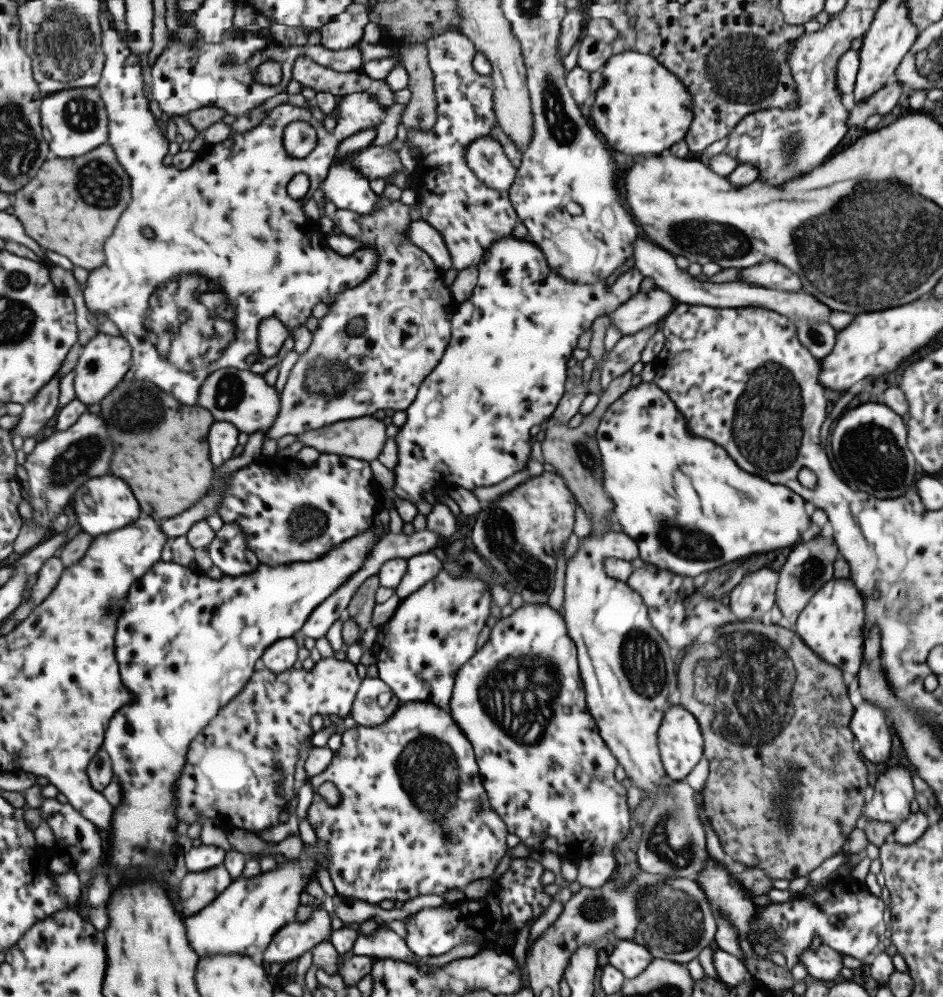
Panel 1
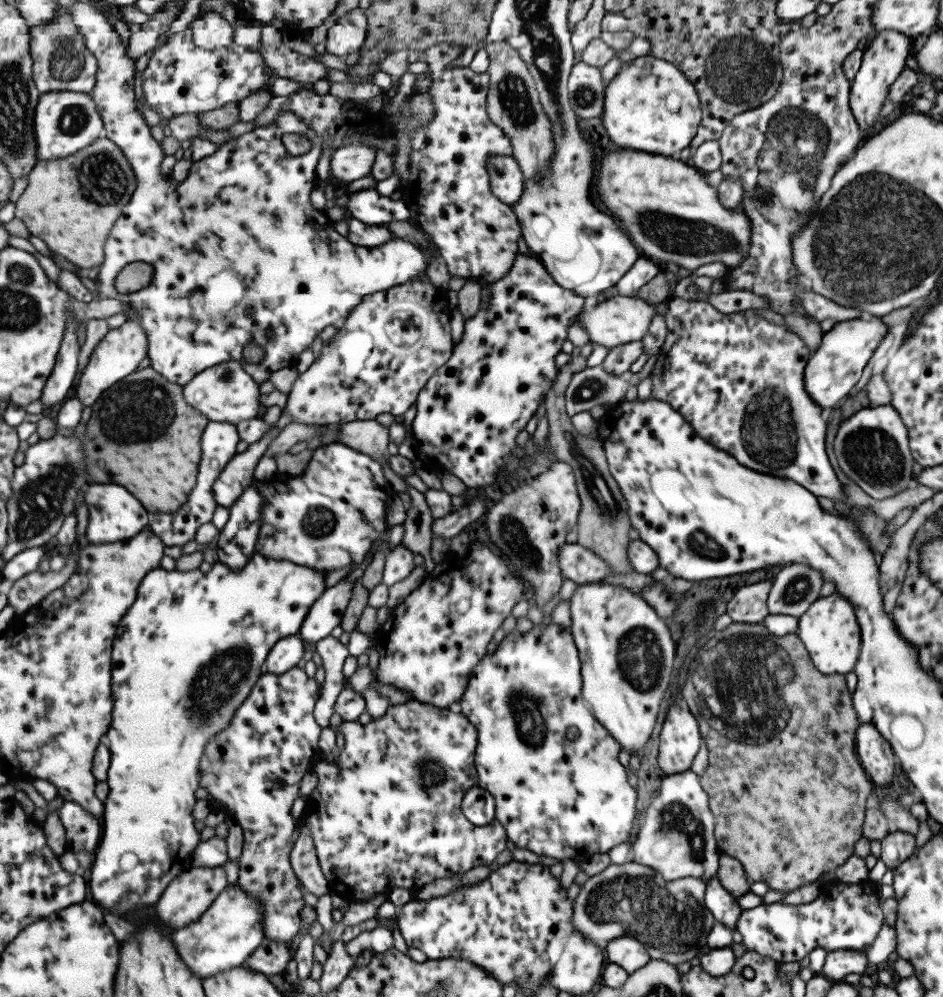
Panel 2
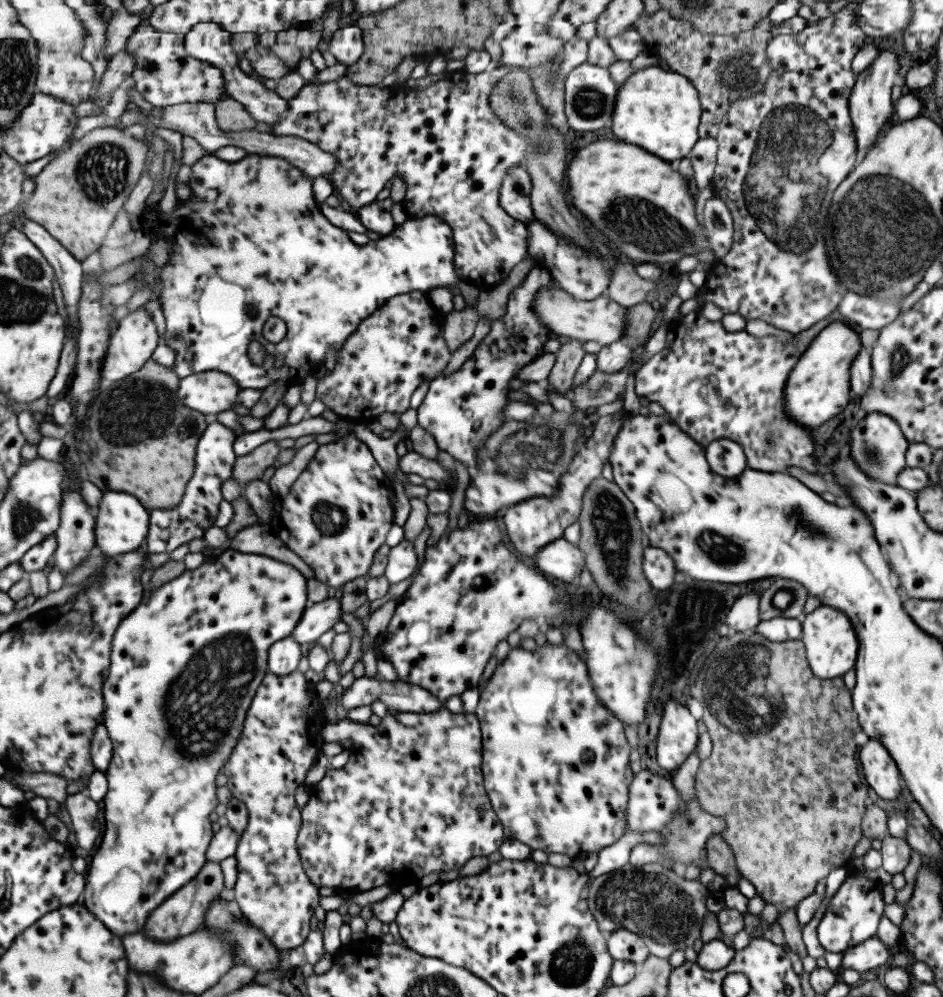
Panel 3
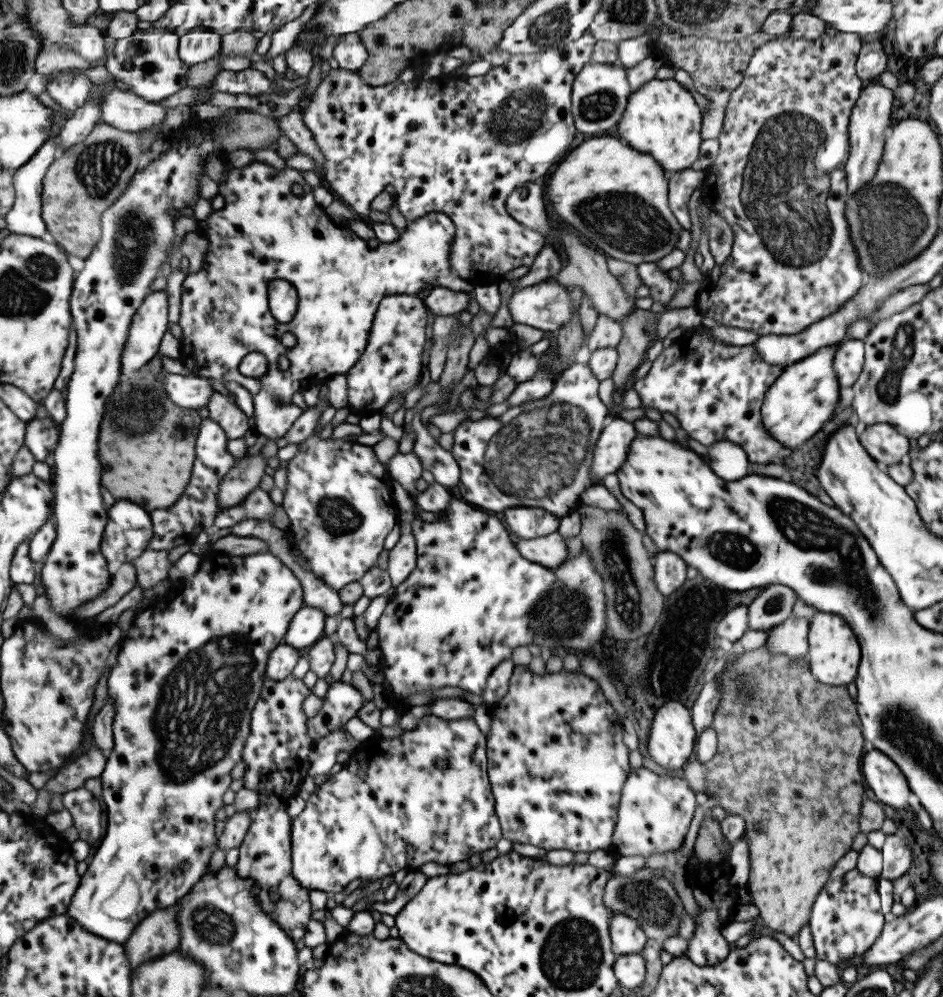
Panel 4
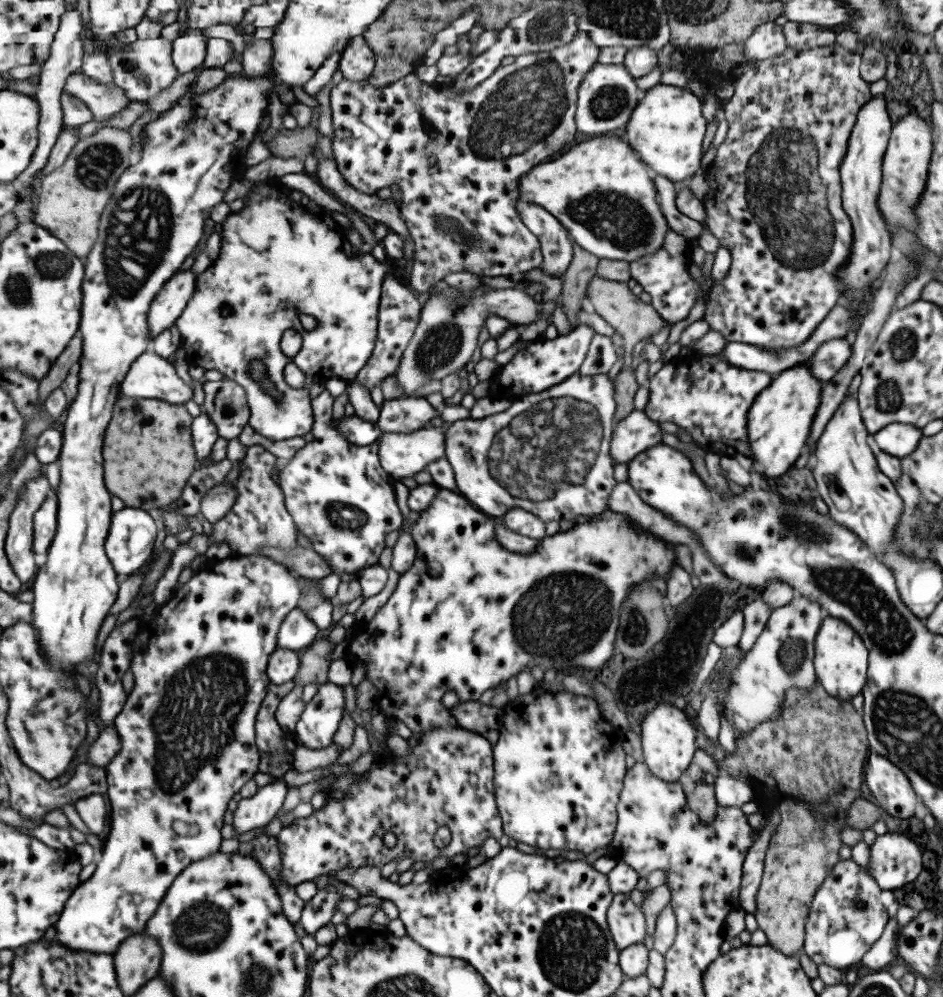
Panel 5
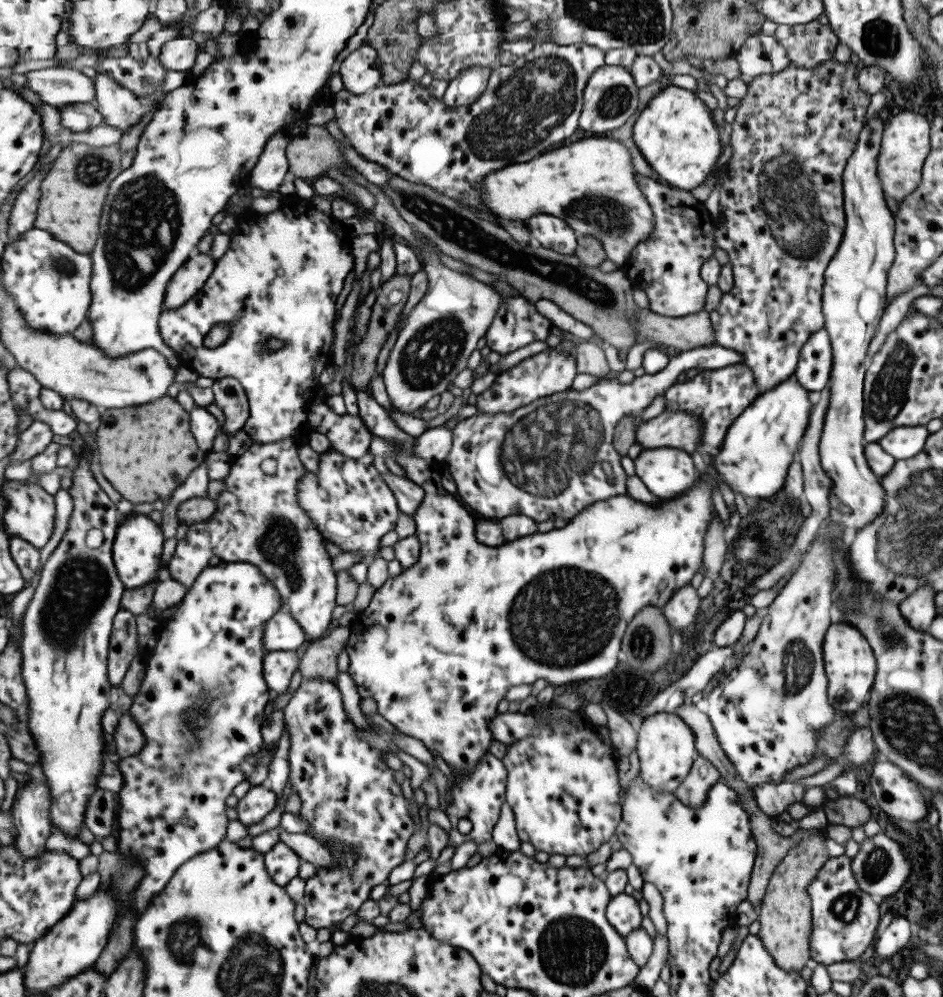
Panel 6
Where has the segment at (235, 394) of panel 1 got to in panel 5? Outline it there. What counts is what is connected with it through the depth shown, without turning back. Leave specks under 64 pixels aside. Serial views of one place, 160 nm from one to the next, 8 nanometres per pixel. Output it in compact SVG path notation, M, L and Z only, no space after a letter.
M149 350L132 365L122 382L120 398L156 398L173 405L184 405L193 393L188 382L179 378L175 365Z

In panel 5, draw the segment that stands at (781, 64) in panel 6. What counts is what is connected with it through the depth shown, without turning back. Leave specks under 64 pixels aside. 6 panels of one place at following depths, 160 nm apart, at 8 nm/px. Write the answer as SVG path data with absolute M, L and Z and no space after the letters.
M773 21L756 26L743 44L747 63L774 57L787 47L782 26Z

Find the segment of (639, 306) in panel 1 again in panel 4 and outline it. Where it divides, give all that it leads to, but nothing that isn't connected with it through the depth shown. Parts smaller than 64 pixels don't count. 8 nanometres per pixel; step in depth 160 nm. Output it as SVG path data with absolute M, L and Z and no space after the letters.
M551 277L515 290L507 303L512 321L542 330L546 335L555 333L574 312L566 289Z

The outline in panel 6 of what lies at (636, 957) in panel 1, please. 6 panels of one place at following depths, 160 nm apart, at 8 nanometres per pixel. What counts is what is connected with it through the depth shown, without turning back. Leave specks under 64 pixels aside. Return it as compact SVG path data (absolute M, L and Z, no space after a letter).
M626 893L611 896L604 915L620 937L625 938L632 930L640 928L642 915L638 902Z

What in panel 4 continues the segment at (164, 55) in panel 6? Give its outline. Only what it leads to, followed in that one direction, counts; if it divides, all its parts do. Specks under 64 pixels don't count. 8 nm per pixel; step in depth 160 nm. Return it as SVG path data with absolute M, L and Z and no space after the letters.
M205 27L192 28L185 36L180 37L180 57L189 65L205 62L220 52L221 35Z

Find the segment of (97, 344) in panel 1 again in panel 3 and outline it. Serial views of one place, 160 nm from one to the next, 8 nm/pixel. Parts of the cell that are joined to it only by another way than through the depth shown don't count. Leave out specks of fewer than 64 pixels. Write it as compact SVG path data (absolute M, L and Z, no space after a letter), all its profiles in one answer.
M139 307L135 312L127 315L110 338L110 347L102 366L102 386L110 385L139 372L153 358L153 352L159 346L161 337L163 336L159 336L155 322L147 315L145 309Z

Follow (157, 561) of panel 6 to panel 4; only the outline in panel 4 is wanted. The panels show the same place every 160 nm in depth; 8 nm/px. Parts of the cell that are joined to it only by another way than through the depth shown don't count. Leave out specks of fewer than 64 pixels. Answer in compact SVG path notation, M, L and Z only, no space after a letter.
M117 500L108 510L109 522L103 537L102 553L113 568L130 563L139 558L149 549L150 542L154 538L154 521L146 507L133 504L129 500Z

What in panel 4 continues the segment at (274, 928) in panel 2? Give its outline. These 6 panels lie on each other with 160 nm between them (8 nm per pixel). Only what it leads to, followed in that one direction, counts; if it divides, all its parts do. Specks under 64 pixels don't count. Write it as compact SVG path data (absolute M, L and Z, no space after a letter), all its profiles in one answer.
M291 675L281 681L265 677L262 682L259 698L249 713L249 734L241 750L243 763L238 770L242 786L258 794L258 805L250 814L249 828L237 848L234 869L241 878L253 880L251 892L262 911L295 943L304 935L313 910L309 904L309 891L299 886L291 872L291 818L287 817L285 808L289 798L297 793L307 771L309 751L314 745L307 732L308 717L302 709L310 690L301 679Z

